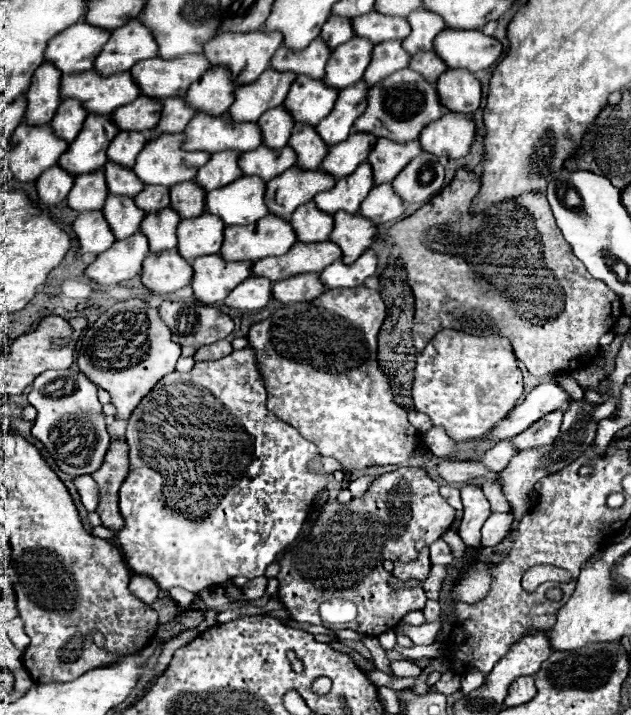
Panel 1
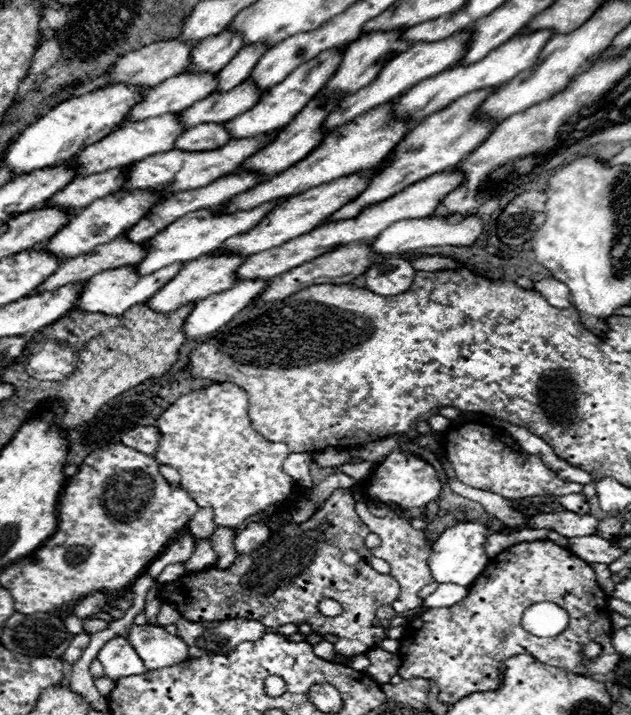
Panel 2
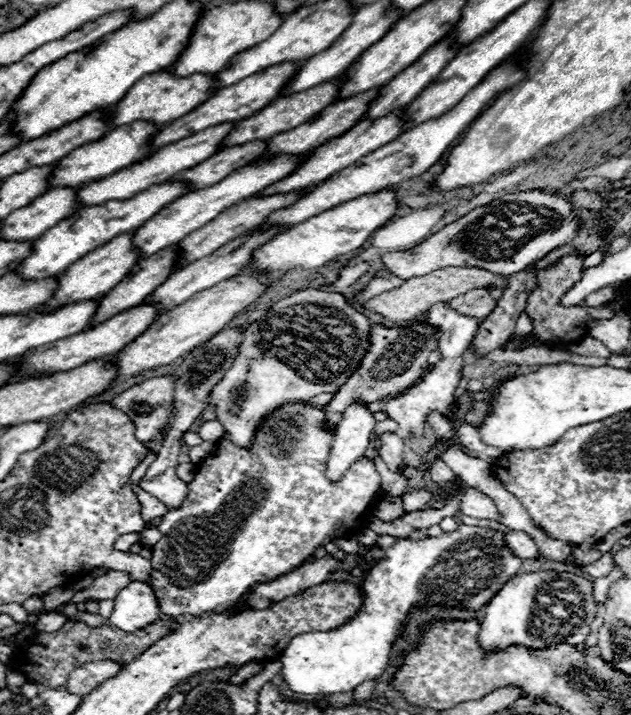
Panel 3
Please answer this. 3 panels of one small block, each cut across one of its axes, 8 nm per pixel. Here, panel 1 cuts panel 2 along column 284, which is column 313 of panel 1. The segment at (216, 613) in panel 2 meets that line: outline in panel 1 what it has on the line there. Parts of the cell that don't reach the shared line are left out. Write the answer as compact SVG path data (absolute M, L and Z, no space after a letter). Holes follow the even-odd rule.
M406 466L396 472L378 476L376 482L372 482L372 486L368 488L368 492L364 496L352 498L348 504L342 504L338 500L328 500L322 506L322 512L320 512L316 524L312 526L310 534L306 538L302 538L296 546L292 546L278 560L278 564L280 564L280 572L276 576L280 582L278 596L284 604L284 608L290 612L290 616L296 622L320 624L320 626L326 626L332 630L350 628L360 634L378 636L378 634L384 634L384 630L396 628L408 612L422 610L428 600L424 596L422 586L394 590L388 582L390 582L390 578L398 578L400 582L406 582L406 580L424 582L424 578L428 578L428 570L430 570L428 546L450 528L450 524L454 522L454 514L456 514L456 510L452 510L452 506L448 506L448 502L444 502L444 498L438 494L438 486L440 484L434 482L424 468ZM384 560L394 562L392 572L386 572L382 568ZM330 598L342 598L342 600L354 602L358 606L358 616L352 622L346 622L342 626L324 624L318 616L318 606Z

